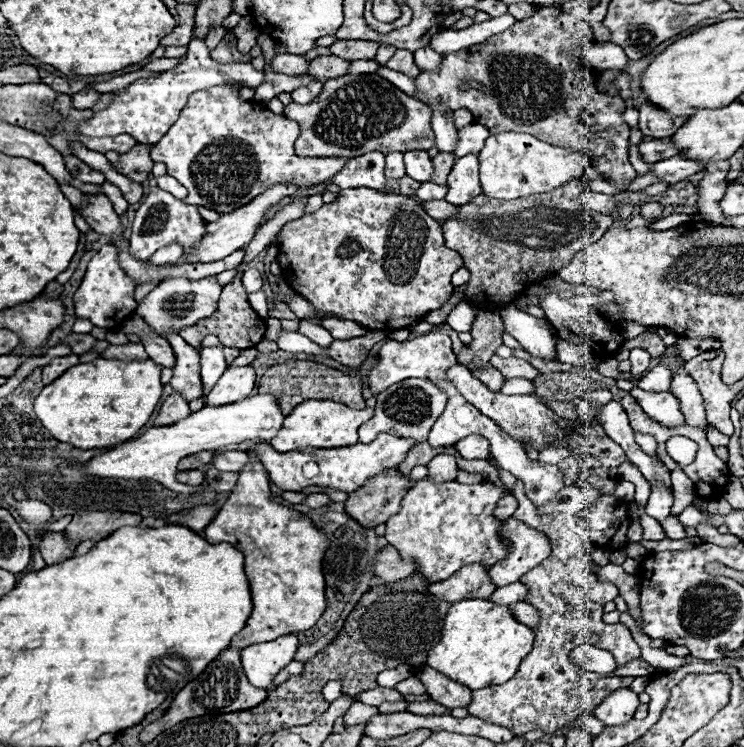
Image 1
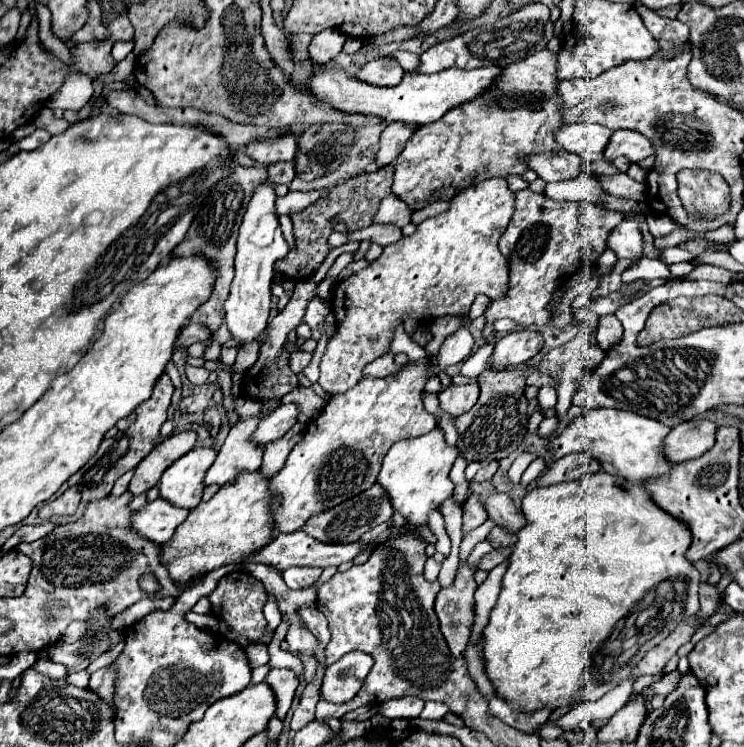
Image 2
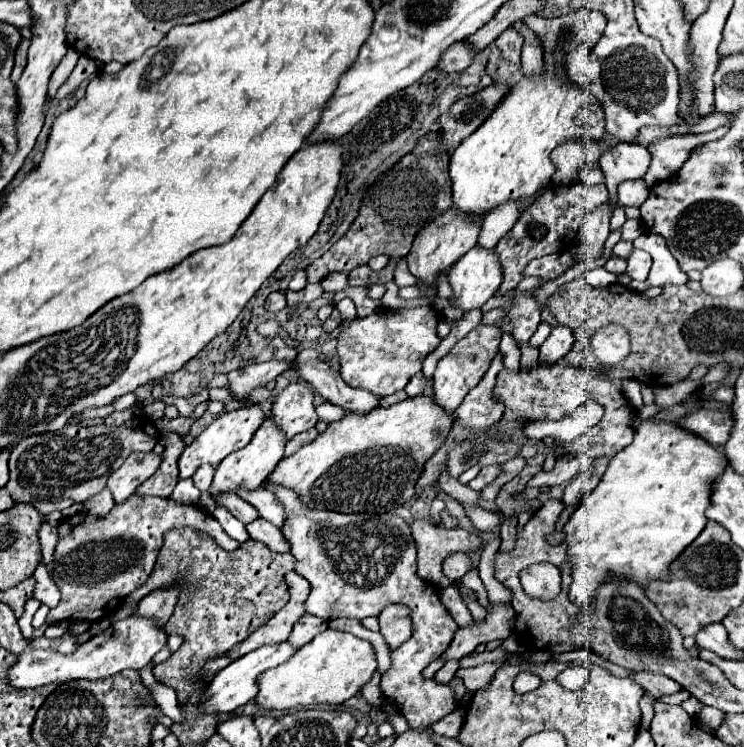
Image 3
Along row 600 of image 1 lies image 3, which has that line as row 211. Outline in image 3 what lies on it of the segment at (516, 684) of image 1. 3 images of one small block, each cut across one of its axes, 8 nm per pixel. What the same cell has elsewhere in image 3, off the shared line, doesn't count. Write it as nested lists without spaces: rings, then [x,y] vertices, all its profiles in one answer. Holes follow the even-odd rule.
[[[574,182],[568,186],[550,186],[548,192],[542,194],[534,206],[522,212],[514,228],[494,246],[494,254],[500,260],[500,268],[504,276],[498,290],[502,294],[514,290],[516,284],[522,280],[524,266],[530,260],[546,254],[554,254],[558,250],[568,250],[574,244],[574,238],[578,236],[582,222],[586,222],[586,214],[590,214],[600,204],[606,204],[606,200],[608,200],[608,192],[604,184],[586,186],[582,182]]]

